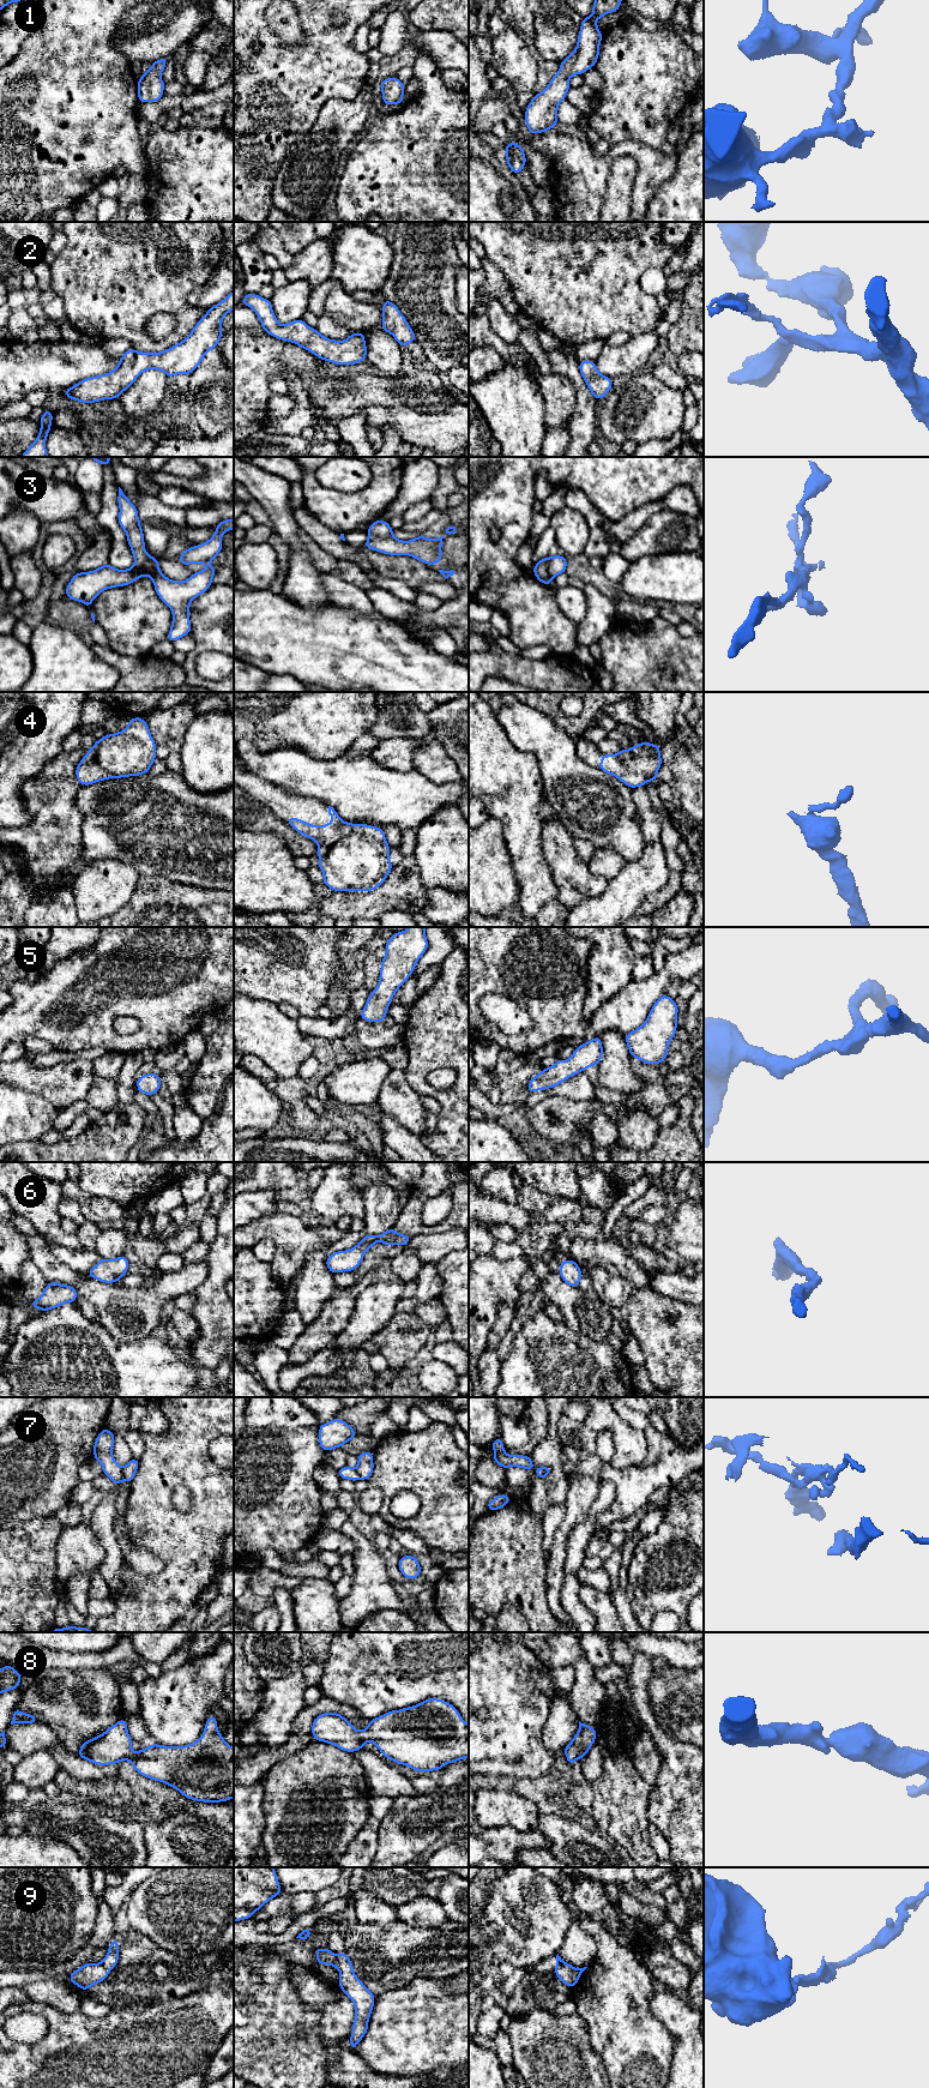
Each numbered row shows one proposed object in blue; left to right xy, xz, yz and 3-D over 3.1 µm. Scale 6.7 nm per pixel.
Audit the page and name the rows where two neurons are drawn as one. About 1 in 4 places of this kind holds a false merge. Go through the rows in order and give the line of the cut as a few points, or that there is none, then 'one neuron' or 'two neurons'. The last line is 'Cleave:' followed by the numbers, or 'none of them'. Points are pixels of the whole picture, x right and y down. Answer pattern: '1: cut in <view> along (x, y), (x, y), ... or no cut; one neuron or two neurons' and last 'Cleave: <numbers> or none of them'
1: no cut; one neuron
2: no cut; one neuron
3: cut in xz along (392, 534), (369, 536); two neurons
4: no cut; one neuron
5: no cut; one neuron
6: no cut; one neuron
7: cut in xy along (122, 1467), (124, 1478); two neurons
8: no cut; one neuron
9: cut in yz along (556, 1967), (567, 1966), (579, 1974); two neurons
Cleave: 3, 7, 9

